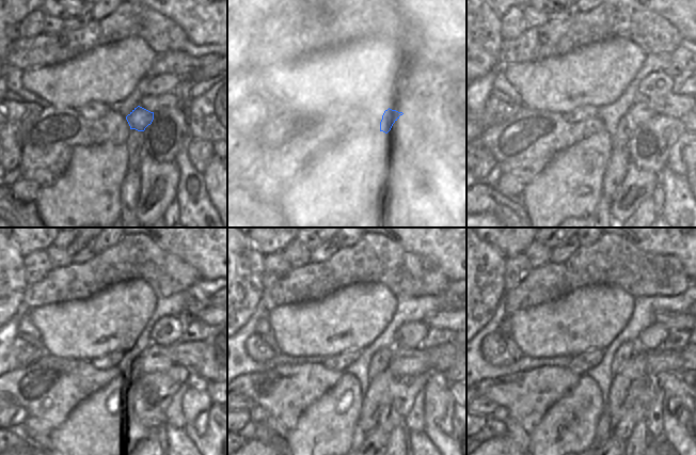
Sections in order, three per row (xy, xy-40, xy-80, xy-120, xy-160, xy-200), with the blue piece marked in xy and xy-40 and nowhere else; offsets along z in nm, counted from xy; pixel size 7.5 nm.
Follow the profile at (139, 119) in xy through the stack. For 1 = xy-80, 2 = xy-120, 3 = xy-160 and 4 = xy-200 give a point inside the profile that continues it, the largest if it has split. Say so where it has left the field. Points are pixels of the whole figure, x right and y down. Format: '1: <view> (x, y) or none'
1: xy-80 (639, 112)
2: xy-120 (157, 360)
3: xy-160 (404, 361)
4: xy-200 (657, 361)

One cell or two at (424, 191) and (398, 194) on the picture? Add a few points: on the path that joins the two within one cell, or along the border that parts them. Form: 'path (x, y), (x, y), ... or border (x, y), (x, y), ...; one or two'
border (418, 174), (418, 185), (413, 198); two

